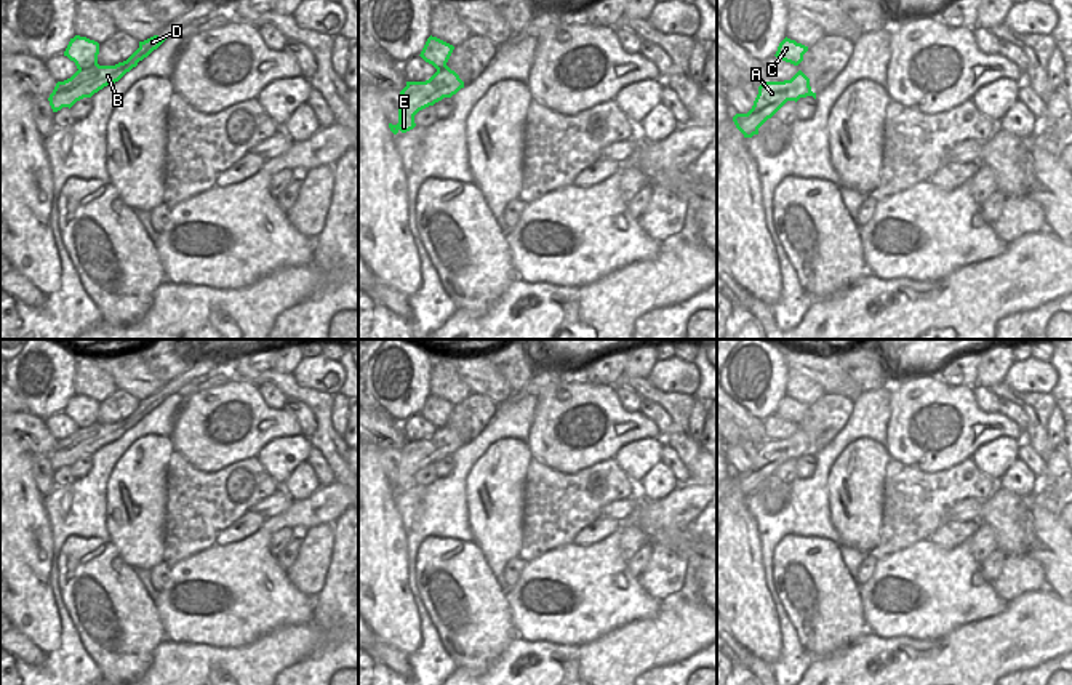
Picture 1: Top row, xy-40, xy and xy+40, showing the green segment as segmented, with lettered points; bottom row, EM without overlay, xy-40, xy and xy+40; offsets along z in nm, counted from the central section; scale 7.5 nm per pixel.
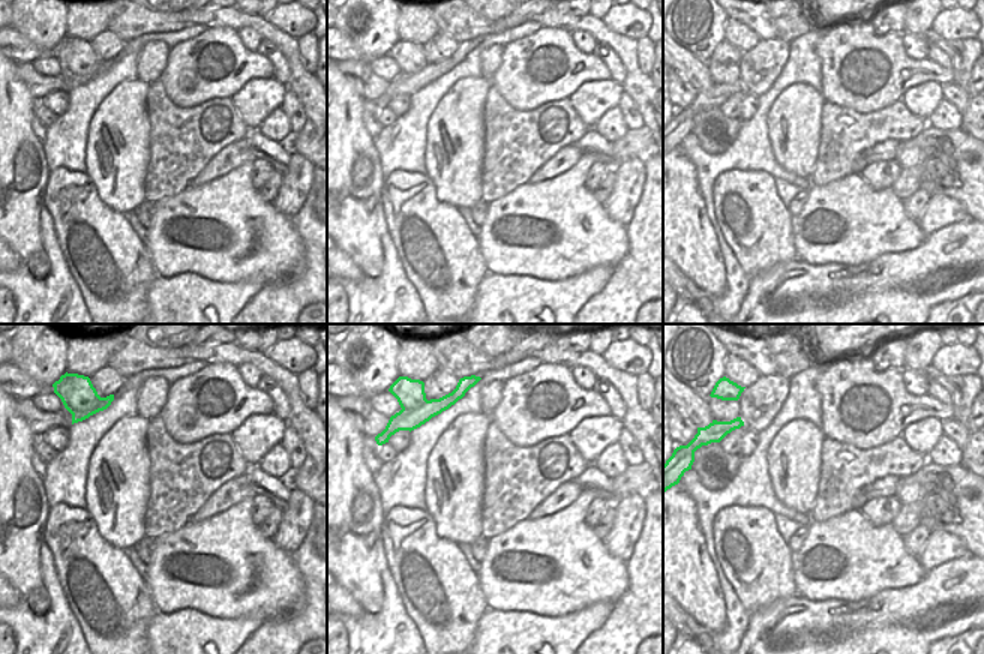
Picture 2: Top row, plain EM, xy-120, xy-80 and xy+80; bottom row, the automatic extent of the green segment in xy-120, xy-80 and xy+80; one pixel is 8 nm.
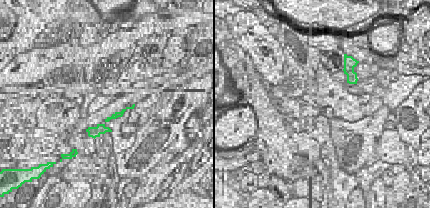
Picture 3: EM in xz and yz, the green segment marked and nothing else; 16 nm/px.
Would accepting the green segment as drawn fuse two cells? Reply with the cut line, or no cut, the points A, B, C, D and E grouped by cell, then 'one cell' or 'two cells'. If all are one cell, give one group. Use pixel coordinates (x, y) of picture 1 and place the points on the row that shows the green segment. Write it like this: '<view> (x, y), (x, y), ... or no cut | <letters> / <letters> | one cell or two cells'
xy-40 (79, 68), (84, 72), (85, 96) | A E / B C D | two cells

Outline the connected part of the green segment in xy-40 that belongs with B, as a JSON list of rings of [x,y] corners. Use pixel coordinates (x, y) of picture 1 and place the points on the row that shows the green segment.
[[[75,35],[70,38],[64,56],[75,62],[77,69],[82,69],[85,98],[91,98],[94,93],[107,85],[118,82],[126,72],[138,66],[139,61],[147,58],[157,50],[166,38],[154,35],[144,42],[139,42],[139,48],[123,62],[115,66],[99,66],[99,43],[86,37]]]

